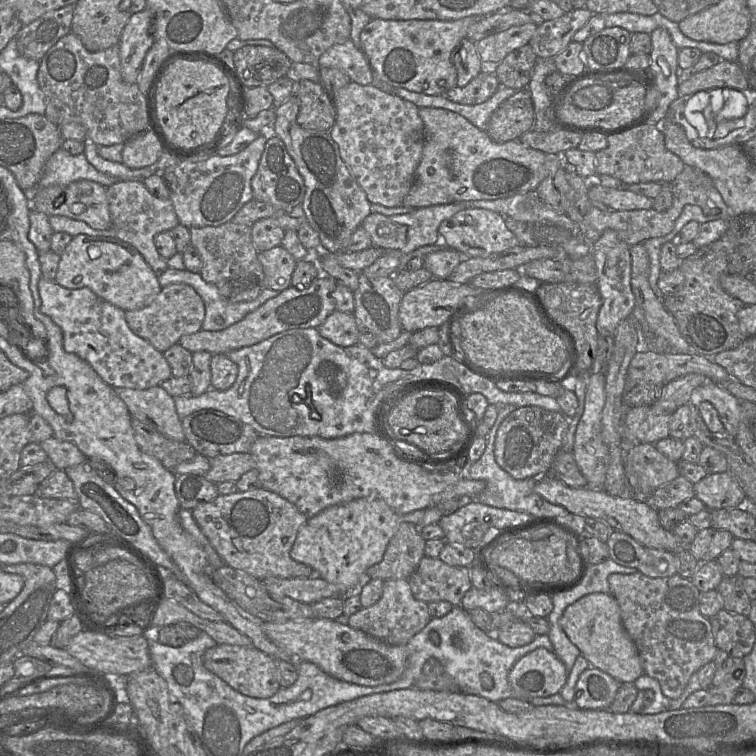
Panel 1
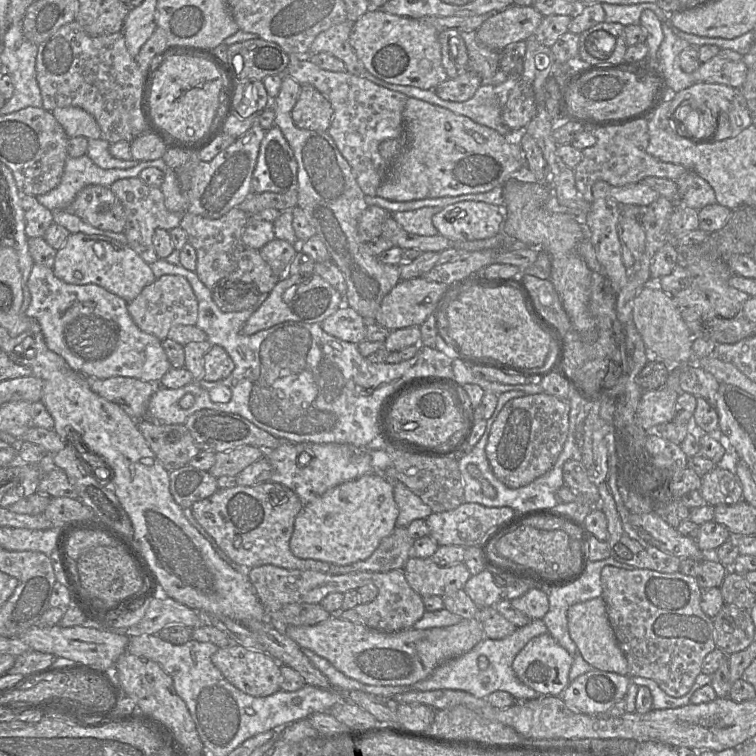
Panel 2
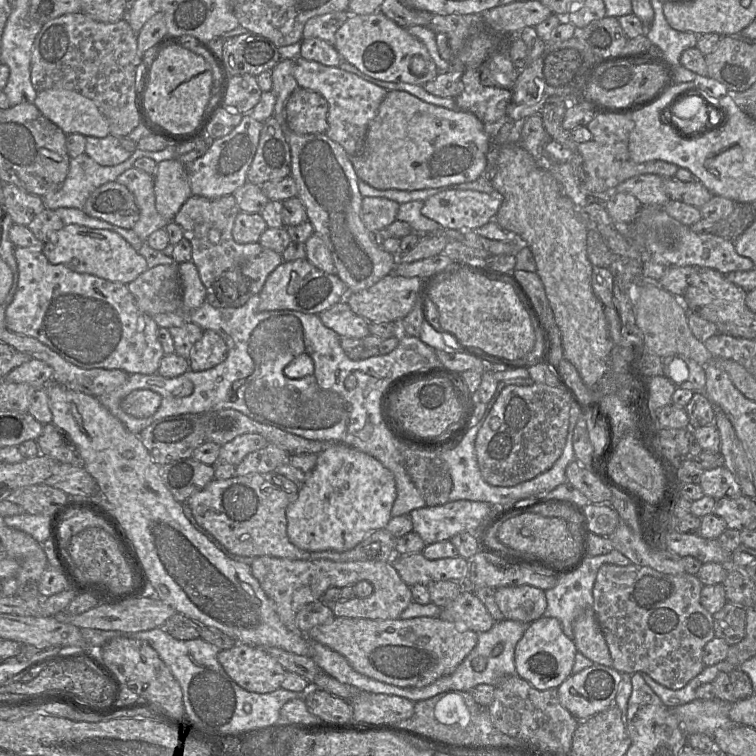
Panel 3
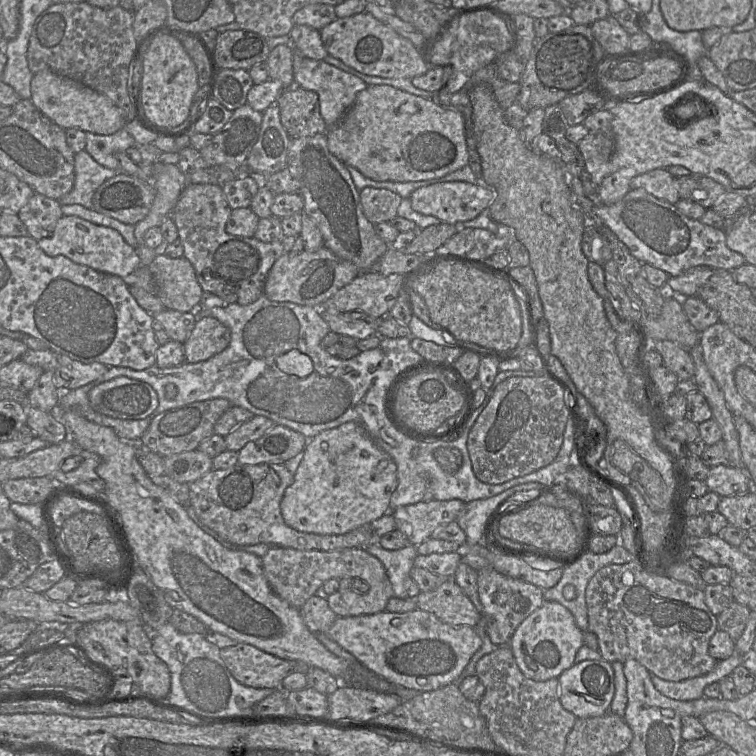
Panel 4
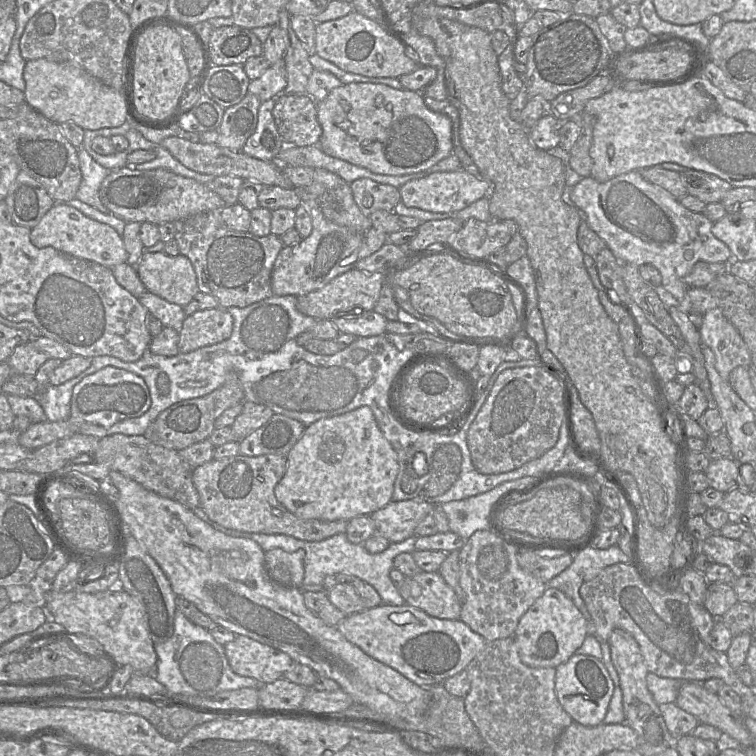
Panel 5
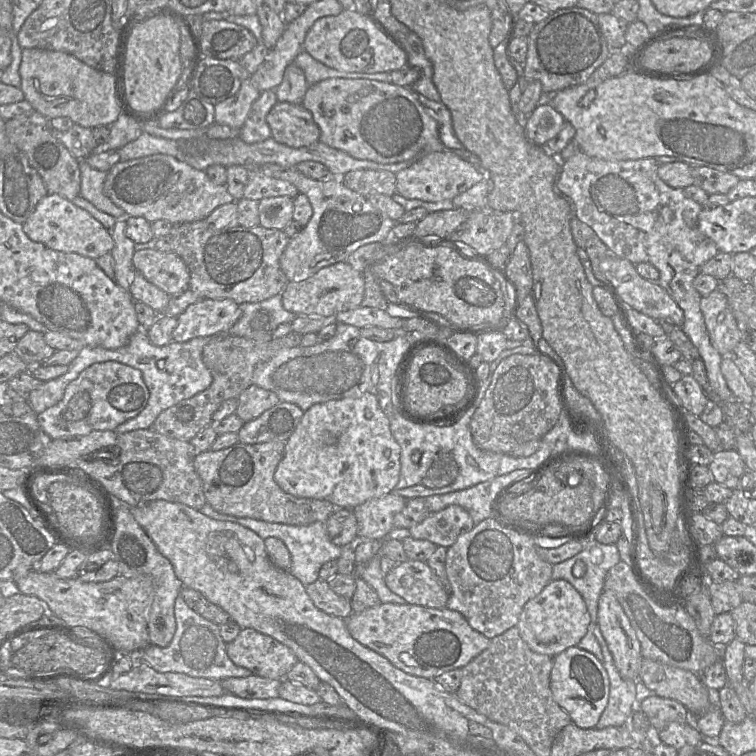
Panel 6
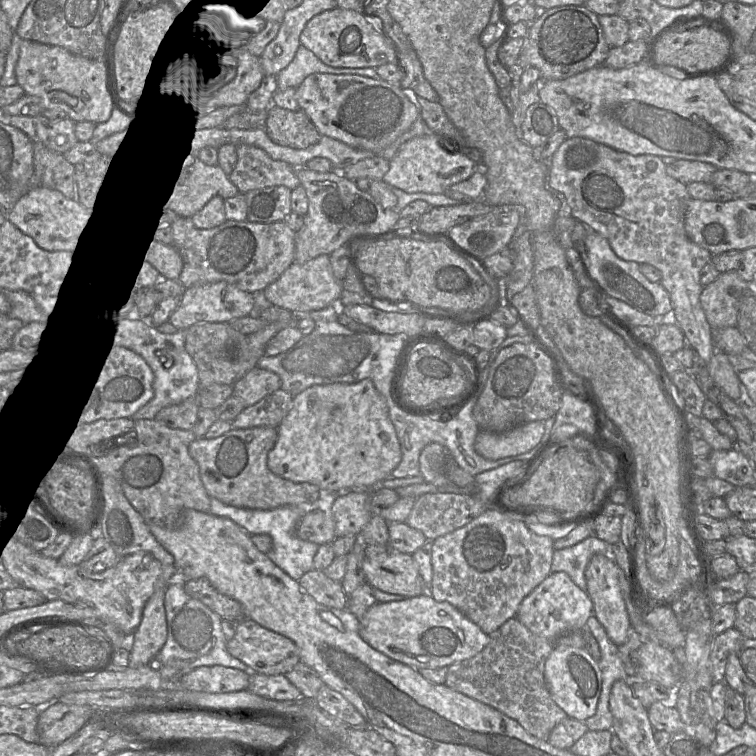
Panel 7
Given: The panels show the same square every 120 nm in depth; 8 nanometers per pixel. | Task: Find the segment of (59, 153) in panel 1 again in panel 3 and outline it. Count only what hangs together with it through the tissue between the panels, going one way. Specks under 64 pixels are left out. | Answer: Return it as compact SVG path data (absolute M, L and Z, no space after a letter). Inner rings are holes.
M169 144L165 149L157 152L137 148L133 153L131 153L131 157L115 166L102 166L86 153L73 158L70 157L68 174L62 187L55 193L48 193L42 196L43 202L46 208L51 210L56 210L60 207L77 208L83 210L88 197L96 188L108 182L116 181L118 176L120 176L124 171L134 167L134 163L138 158L147 157L154 160L156 163L164 160L176 159L176 148L177 146L172 144Z

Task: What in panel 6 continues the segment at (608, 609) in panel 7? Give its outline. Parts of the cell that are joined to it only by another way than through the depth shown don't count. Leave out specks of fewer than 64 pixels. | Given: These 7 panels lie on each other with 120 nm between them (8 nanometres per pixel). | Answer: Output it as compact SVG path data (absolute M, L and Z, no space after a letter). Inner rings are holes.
M603 590L598 601L597 624L614 664L625 680L637 680L643 656L639 640L611 590Z

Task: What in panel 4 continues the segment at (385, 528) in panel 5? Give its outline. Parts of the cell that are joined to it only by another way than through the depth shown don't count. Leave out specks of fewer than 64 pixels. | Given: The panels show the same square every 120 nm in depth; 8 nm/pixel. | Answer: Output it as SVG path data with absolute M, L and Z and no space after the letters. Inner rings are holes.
M457 499L421 501L388 513L391 513L395 520L396 529L403 533L412 545L418 546L431 538L439 526L456 521L465 504Z

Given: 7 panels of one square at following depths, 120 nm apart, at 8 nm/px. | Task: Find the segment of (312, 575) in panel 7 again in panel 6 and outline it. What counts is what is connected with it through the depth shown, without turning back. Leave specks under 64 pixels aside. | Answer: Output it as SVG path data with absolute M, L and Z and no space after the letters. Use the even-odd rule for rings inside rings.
M318 579L305 589L313 604L323 612L344 620L353 613L351 600L336 594L327 581Z

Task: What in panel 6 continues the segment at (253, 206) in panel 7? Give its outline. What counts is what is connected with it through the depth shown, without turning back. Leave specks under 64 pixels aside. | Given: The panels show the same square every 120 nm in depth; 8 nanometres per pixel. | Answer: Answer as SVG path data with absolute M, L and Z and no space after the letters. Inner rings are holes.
M289 196L268 197L258 202L262 227L283 230L293 220L294 203Z

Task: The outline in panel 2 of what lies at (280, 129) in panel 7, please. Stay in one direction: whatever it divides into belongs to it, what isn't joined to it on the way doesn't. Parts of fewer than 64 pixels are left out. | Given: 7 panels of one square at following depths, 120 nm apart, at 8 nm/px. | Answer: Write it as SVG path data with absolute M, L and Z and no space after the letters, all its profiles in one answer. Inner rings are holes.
M303 84L291 115L298 128L327 131L332 121L333 107L315 87Z

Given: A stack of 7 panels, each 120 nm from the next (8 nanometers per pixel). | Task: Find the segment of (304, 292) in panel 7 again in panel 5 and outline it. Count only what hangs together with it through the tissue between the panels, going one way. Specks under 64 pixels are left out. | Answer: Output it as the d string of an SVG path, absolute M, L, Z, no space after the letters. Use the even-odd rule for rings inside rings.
M353 268L330 281L323 288L297 297L297 309L304 315L317 320L332 319L345 309L361 308L374 310L385 281L385 272L364 272Z

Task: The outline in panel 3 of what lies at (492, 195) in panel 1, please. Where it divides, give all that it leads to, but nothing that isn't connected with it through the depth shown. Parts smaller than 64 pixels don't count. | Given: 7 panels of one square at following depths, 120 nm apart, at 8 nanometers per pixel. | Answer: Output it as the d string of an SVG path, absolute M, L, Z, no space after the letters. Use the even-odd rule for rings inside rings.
M390 90L368 126L362 152L350 160L358 178L378 190L448 188L475 181L483 174L489 146L484 124L474 114L436 106L405 91Z

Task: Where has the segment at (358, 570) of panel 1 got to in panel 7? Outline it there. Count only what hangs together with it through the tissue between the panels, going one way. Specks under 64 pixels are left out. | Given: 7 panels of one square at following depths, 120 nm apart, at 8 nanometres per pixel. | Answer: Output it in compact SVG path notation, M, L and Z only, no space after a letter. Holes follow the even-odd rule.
M370 379L355 384L314 385L305 389L293 397L292 408L276 429L277 441L267 457L269 470L295 483L313 484L324 495L374 489L391 476L402 459L400 443L388 414L386 400Z

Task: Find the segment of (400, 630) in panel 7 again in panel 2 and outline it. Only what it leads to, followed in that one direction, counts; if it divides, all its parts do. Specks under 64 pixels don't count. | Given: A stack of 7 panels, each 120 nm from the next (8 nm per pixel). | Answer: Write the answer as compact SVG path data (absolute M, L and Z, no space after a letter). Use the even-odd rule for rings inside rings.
M332 614L327 620L312 626L288 625L282 631L301 648L314 651L327 659L337 670L347 677L373 686L407 686L429 677L441 664L457 658L470 651L485 638L484 628L477 618L463 618L459 623L446 627L429 629L409 628L398 632L387 633L365 627Z

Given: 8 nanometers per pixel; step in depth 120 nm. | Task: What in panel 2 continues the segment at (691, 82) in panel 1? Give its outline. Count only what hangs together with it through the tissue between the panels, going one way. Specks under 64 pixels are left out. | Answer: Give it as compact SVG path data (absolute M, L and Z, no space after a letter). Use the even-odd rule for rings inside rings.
M721 49L693 73L695 82L718 83L741 89L747 76L743 55L730 49Z

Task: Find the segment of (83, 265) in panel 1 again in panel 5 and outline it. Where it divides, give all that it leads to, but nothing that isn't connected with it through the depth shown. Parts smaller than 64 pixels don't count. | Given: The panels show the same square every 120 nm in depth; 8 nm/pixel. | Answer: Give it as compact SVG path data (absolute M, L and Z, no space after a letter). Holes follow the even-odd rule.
M55 203L30 230L30 241L37 248L52 247L56 250L107 268L127 263L128 253L121 236L111 226L92 220L66 203Z

